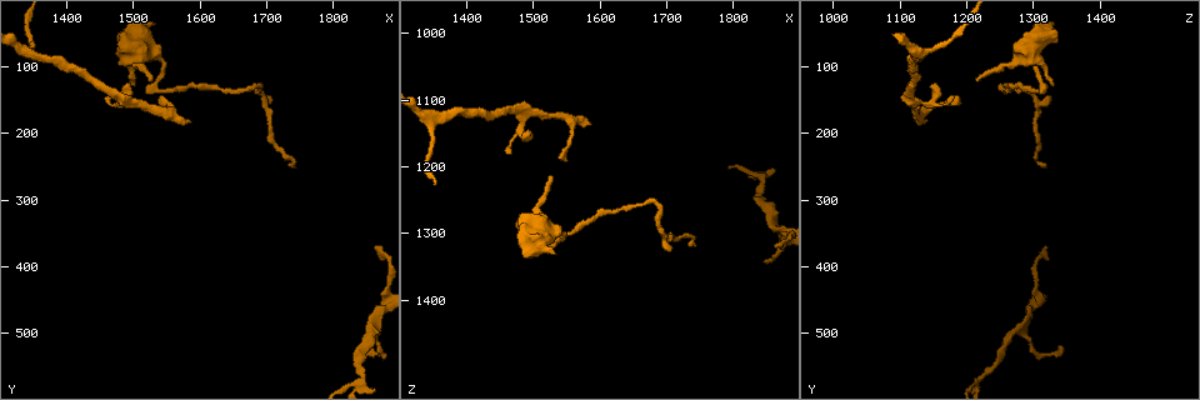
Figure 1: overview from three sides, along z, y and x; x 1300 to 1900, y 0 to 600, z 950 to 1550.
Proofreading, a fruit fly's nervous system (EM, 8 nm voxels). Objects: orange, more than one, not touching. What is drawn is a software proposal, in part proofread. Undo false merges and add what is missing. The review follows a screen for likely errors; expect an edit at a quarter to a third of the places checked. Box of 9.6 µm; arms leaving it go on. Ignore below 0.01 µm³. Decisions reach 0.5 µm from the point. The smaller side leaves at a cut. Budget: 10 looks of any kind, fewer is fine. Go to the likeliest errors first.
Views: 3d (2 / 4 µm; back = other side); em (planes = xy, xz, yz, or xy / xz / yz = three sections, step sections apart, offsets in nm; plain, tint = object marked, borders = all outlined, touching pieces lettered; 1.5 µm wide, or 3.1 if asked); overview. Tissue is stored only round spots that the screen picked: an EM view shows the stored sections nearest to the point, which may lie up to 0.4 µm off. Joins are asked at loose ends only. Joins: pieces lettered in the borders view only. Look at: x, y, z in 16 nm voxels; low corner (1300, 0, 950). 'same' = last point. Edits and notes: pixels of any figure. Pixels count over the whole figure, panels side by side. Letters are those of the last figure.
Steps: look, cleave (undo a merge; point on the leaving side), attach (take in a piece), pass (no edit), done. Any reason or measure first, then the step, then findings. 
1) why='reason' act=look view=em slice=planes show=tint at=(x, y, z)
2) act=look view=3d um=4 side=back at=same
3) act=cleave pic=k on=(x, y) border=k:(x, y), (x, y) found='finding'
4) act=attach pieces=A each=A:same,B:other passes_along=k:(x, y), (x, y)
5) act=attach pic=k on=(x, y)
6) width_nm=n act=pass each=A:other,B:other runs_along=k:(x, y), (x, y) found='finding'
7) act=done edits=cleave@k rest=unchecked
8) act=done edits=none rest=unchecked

why='free end' act=look view=3d um=4 at=(1585, 180, 1135)

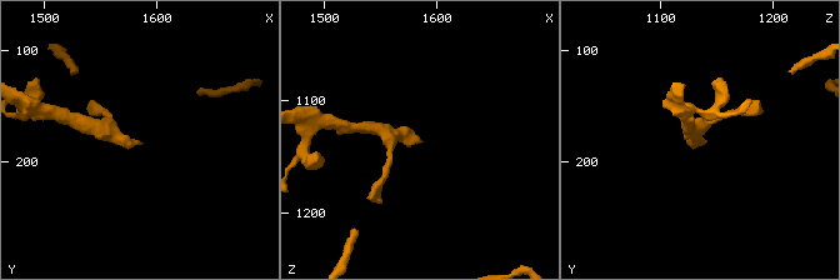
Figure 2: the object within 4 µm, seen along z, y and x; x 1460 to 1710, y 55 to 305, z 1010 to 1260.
act=look view=em slice=xy step=8 show=borders at=(1586, 182, 1138)

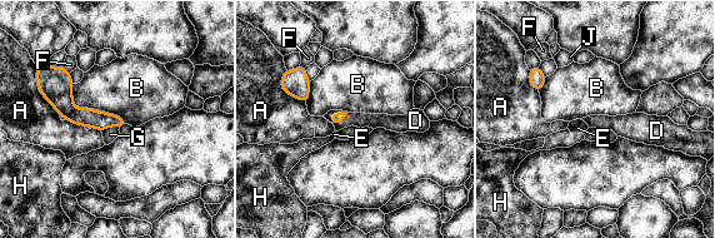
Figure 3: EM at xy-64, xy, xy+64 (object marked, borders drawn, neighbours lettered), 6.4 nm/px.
act=attach pieces=D each=A:other,B:other,D:same,E:other,F:other,G:other,H:other,J:other passes_along=3:(338, 118), (338, 113), (358, 119) found='it goes on there'

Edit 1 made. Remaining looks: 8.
act=look view=em slice=planes show=tint at=(1740, 250, 1320)

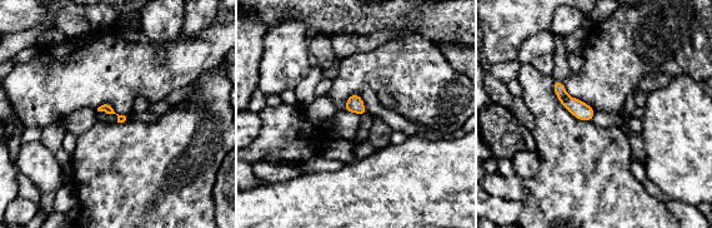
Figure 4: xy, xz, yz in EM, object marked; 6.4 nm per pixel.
act=look view=em slice=planes show=borders at=same

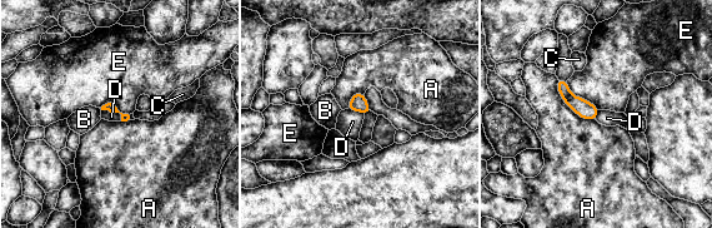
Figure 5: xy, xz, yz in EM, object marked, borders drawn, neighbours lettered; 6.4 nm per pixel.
act=pass each=A:other,B:other,C:other,D:other,E:other border=5:(101, 109), (118, 112), (121, 119) found='none of them fits'

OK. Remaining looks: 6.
why='branch stops here' act=look view=em slice=planes show=borders at=(1495, 125, 1155)

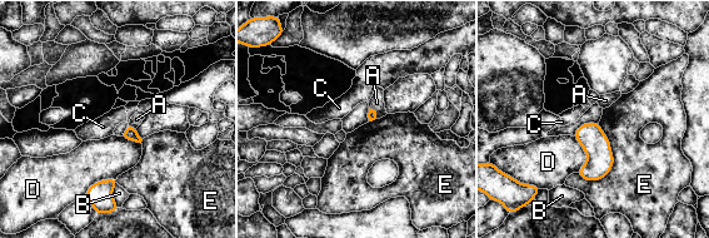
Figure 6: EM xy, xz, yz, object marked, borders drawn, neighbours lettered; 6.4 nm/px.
act=pass each=A:other,B:other,C:other,D:other,E:other border=6:(598, 124), (613, 167), (589, 182) found='no lettered piece goes on from it'

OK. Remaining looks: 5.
why='thin end' act=look view=3d um=4 side=back at=(1505, 130, 1325)

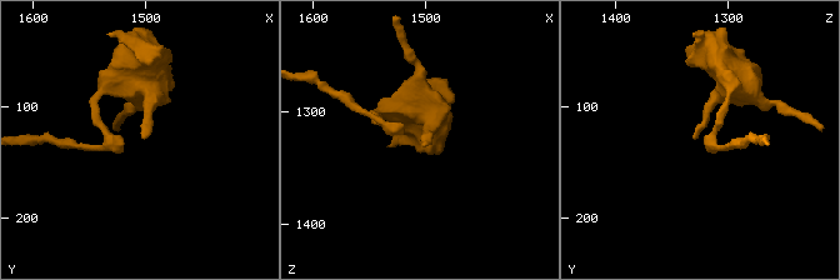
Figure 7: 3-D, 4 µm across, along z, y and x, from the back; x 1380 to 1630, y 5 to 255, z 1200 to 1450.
why='need the tissue' act=look view=em slice=planes show=tint at=(1502, 126, 1330)

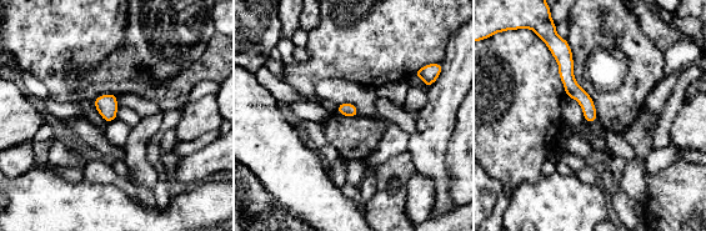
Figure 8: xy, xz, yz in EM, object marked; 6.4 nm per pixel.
why='see the neighbours' act=look view=em slice=planes show=borders at=same

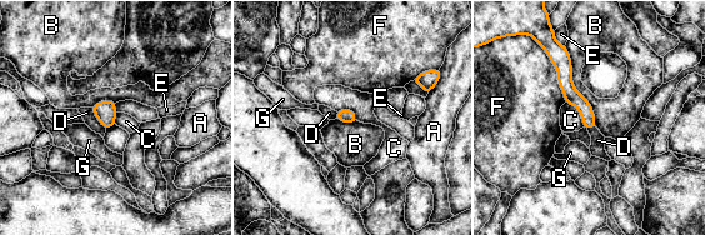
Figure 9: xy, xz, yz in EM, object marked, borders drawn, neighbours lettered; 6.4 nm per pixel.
act=pass each=A:other,B:other,C:other,D:other,E:other,F:other,G:other border=9:(564, 45), (571, 81), (596, 126) found='none of them fits'

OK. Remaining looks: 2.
act=done edits=attach@3 rest=unchecked

